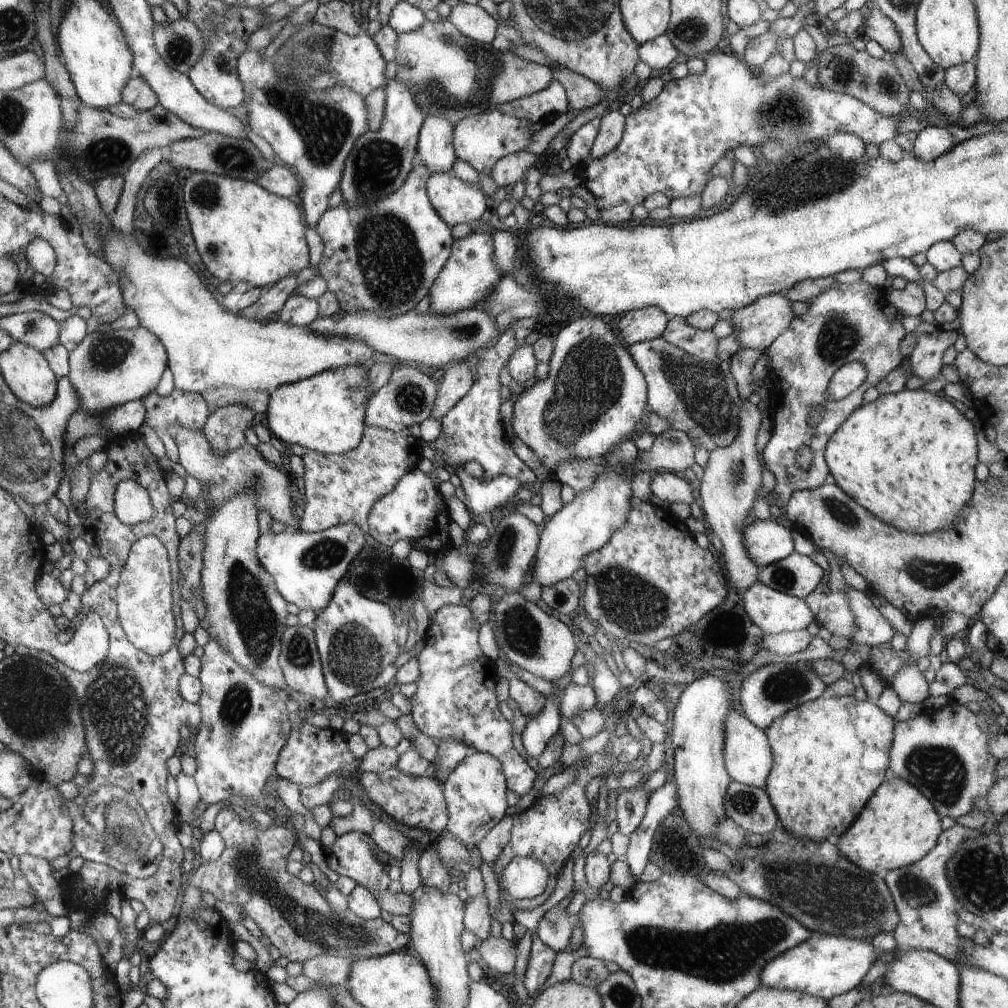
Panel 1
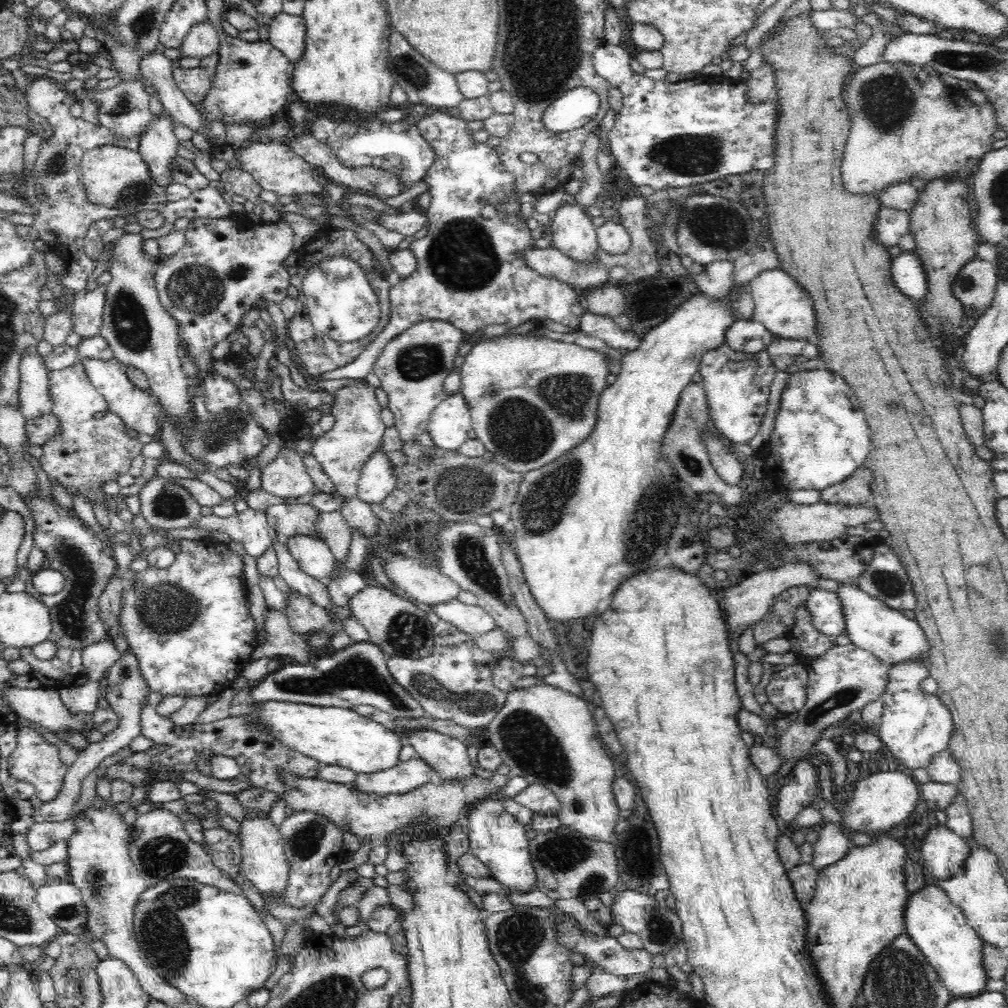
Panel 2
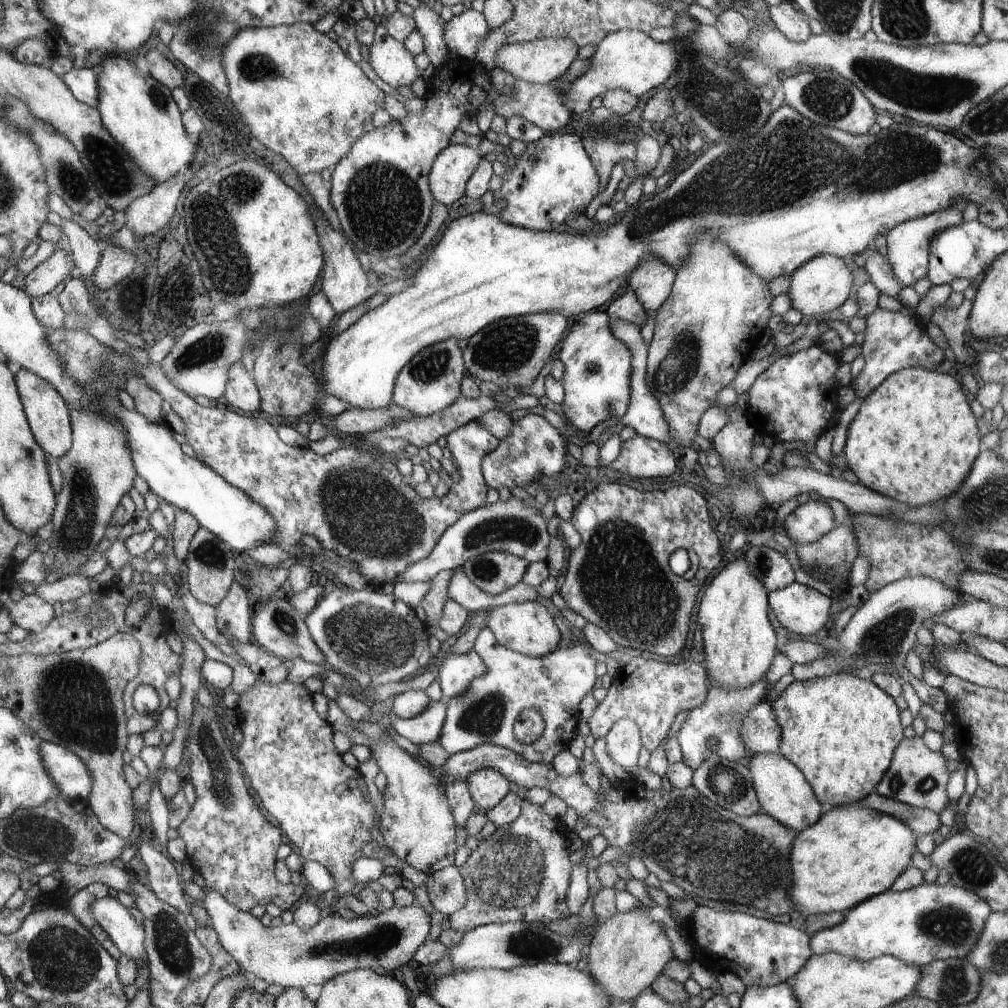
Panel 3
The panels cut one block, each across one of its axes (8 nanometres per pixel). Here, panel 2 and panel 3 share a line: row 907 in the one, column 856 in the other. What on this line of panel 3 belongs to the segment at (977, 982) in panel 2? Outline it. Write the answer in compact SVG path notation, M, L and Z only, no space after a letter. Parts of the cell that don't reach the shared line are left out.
M924 881L918 888L902 892L890 889L890 892L873 896L844 913L836 926L814 933L813 954L835 952L864 962L892 956L918 968L947 958L966 961L992 911L978 894L950 882L942 886Z

